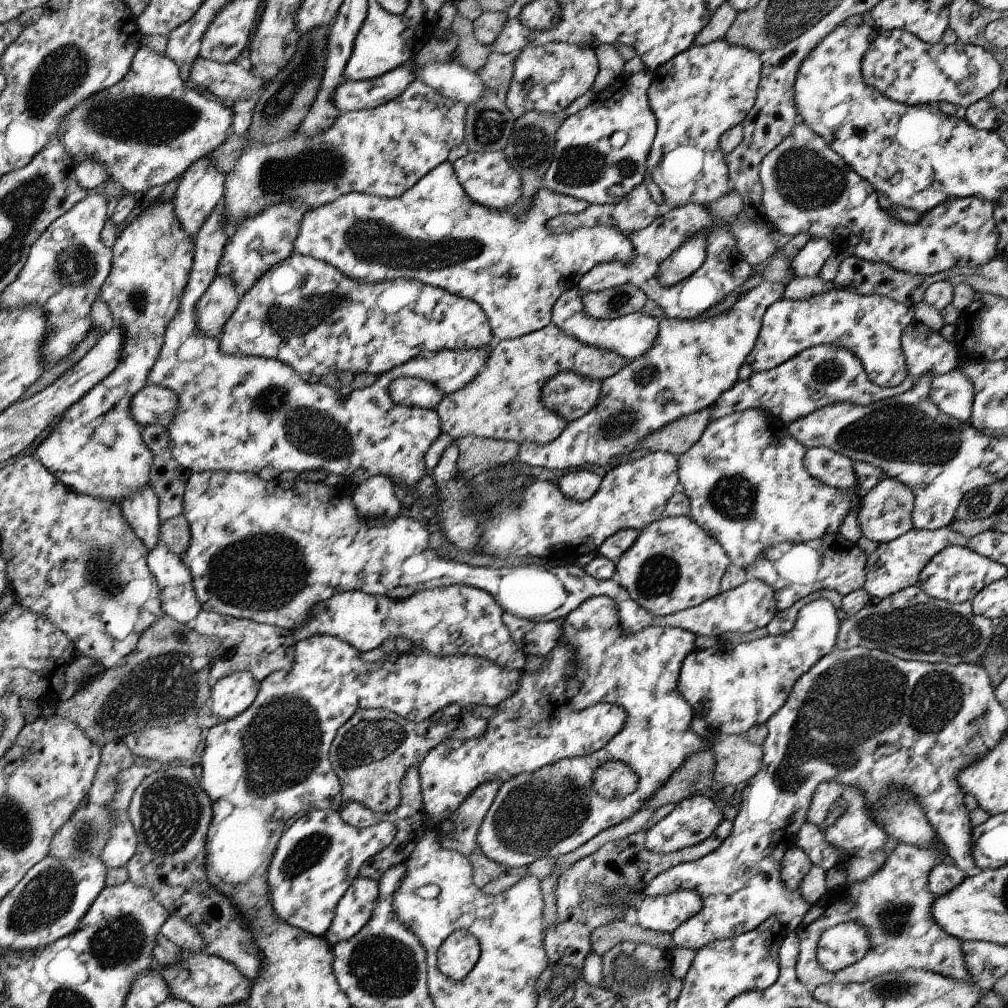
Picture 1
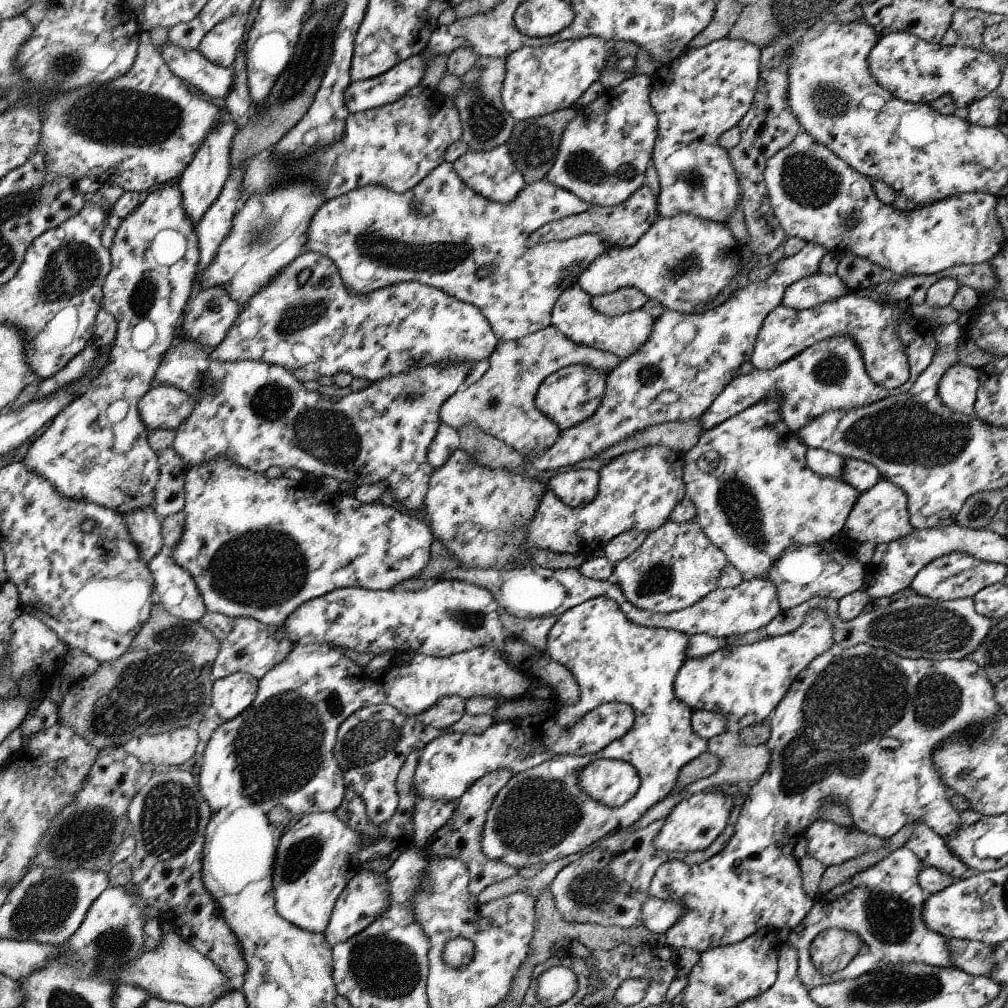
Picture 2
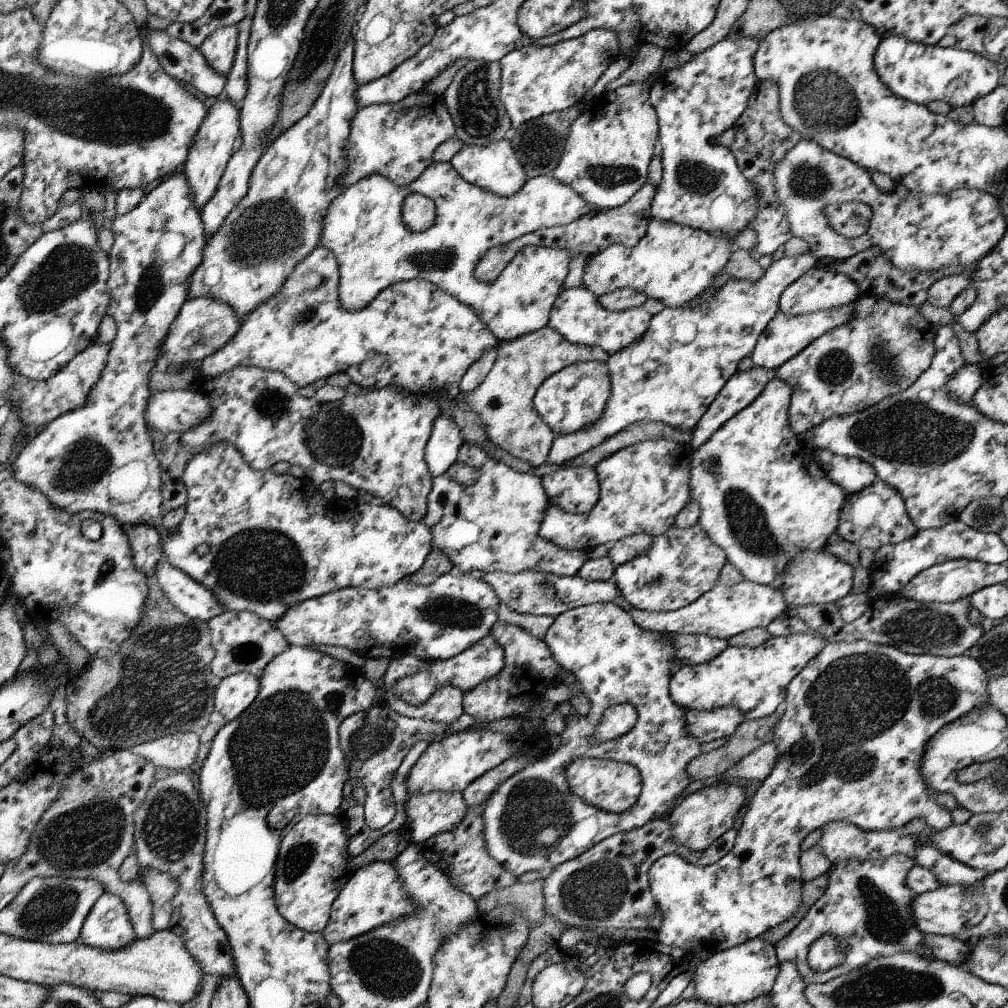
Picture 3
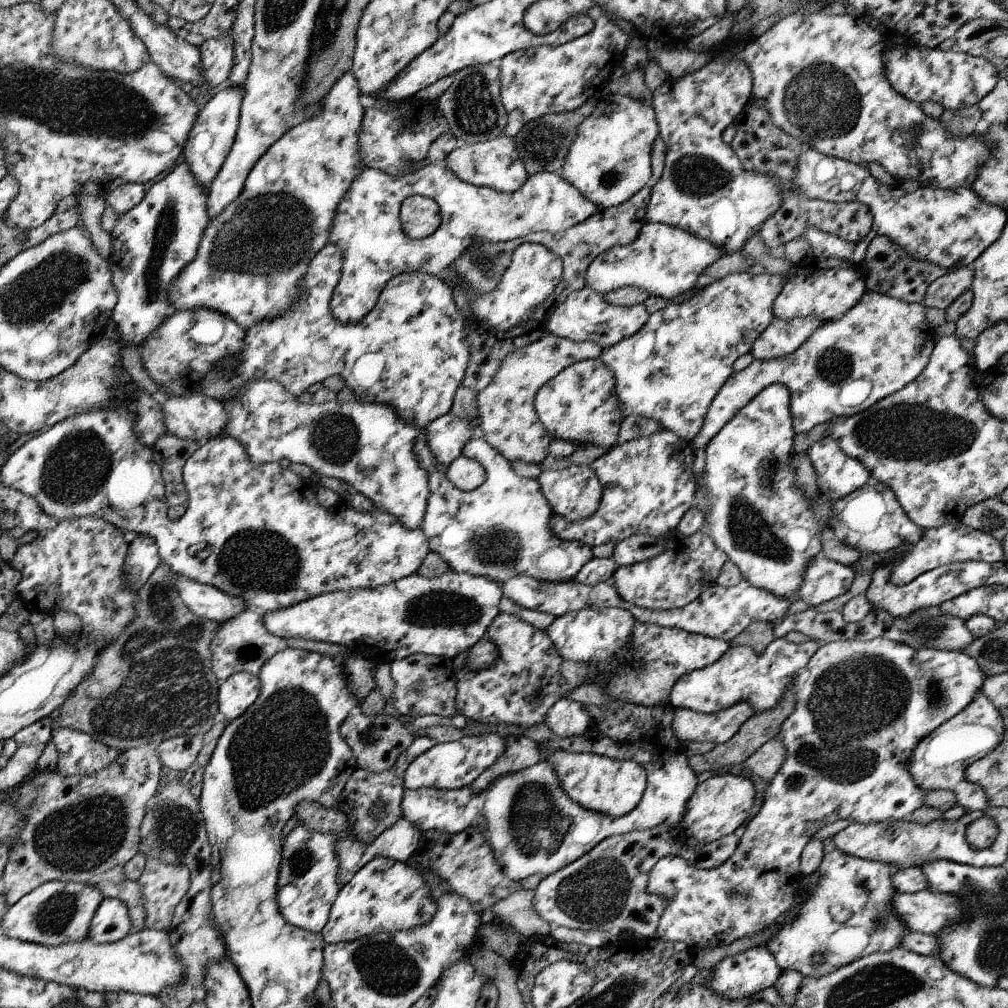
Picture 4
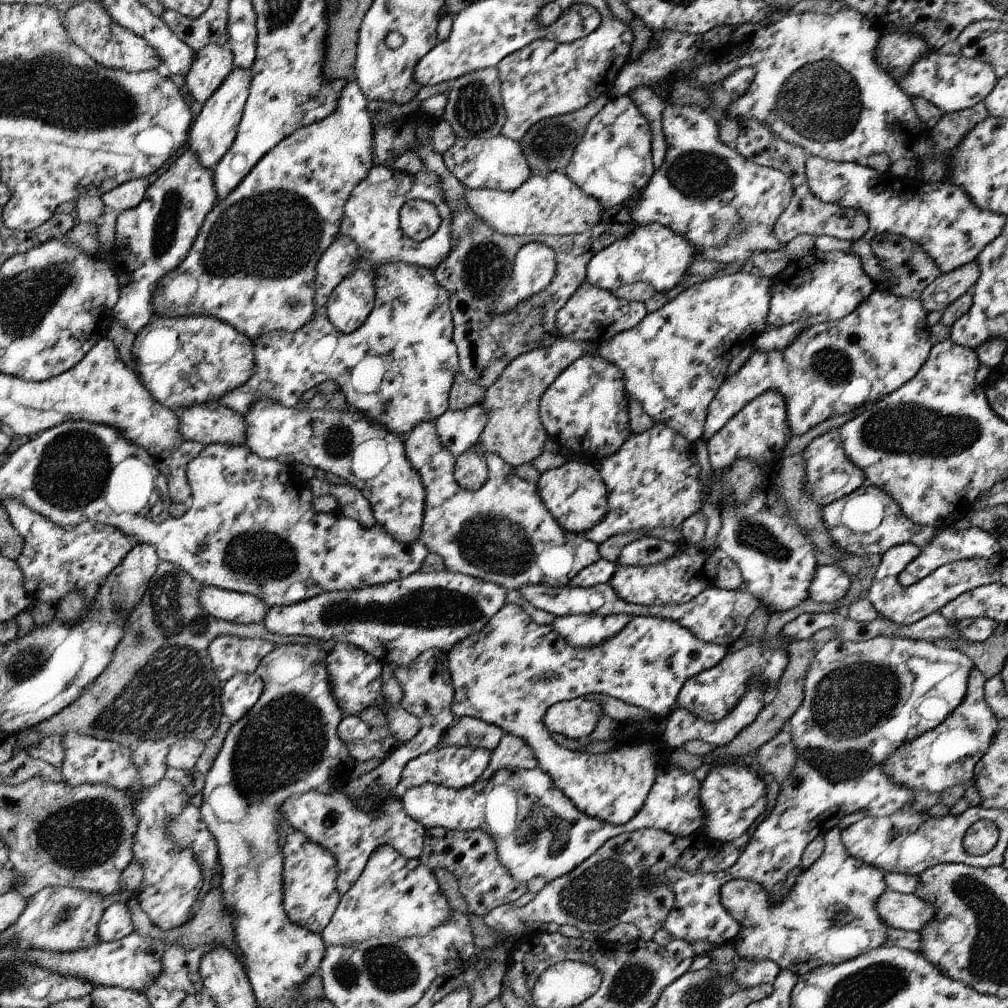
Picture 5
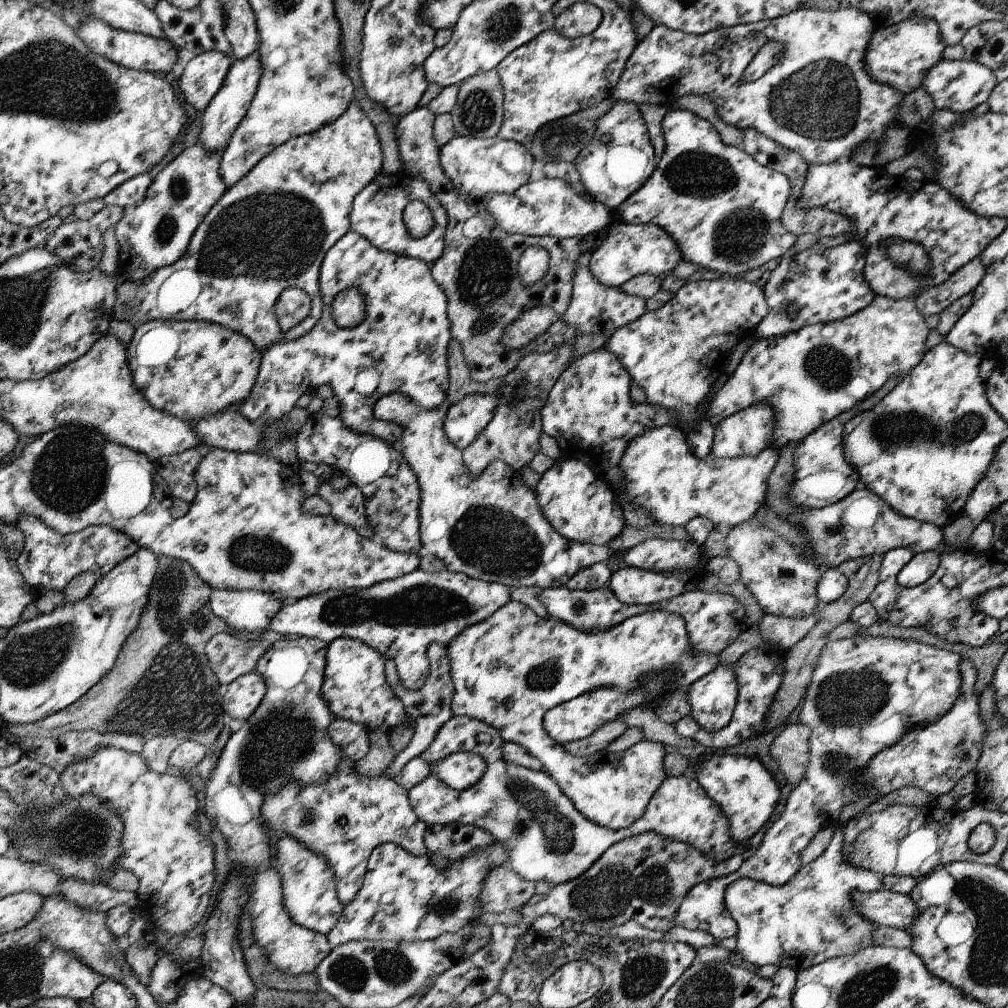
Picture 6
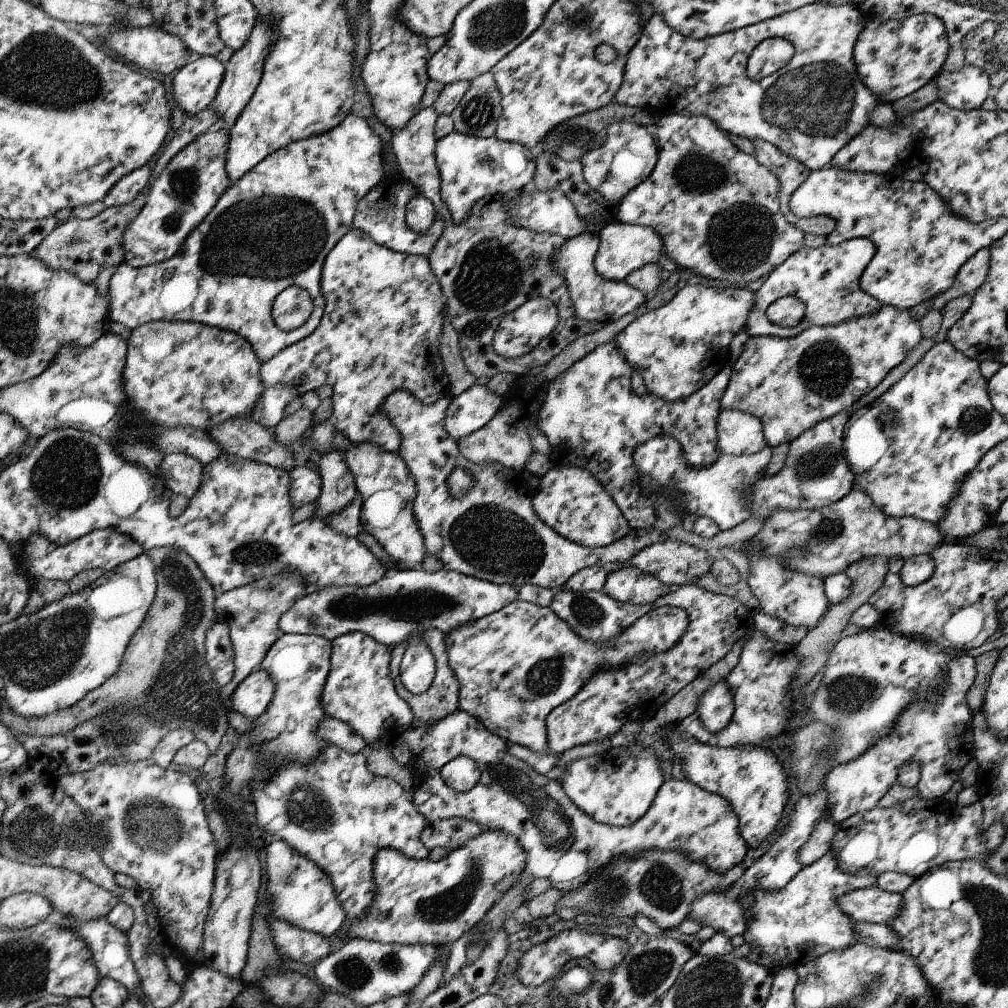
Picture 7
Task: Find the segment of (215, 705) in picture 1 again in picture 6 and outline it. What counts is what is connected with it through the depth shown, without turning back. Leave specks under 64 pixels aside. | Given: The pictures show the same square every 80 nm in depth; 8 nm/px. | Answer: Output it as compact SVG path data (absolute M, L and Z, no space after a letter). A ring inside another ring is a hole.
M252 670L223 687L224 709L238 720L250 719L267 694L266 678Z

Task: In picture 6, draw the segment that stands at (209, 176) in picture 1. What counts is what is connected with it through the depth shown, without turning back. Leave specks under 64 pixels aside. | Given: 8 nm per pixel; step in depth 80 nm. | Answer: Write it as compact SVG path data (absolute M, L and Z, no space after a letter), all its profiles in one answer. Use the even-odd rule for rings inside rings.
M259 50L254 51L249 57L243 59L234 58L232 68L230 68L223 86L219 88L218 94L211 100L210 106L203 110L201 124L203 128L199 132L199 141L209 151L224 150L230 142L230 138L239 124L246 118L251 100L258 90L259 80L263 76L263 65L259 59Z

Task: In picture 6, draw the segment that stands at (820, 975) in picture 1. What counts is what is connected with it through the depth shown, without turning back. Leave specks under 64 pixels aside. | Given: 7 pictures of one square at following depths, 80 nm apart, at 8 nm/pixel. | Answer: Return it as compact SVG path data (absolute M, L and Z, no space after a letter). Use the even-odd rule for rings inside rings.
M836 826L828 848L825 848L815 861L802 865L792 880L786 884L775 887L747 878L738 879L731 884L725 892L725 905L739 925L736 950L738 950L738 959L742 963L754 968L776 965L800 971L831 958L855 953L873 944L875 924L855 910L851 897L858 892L863 894L882 889L883 875L868 869L859 869L841 860L842 852L843 832L842 828Z

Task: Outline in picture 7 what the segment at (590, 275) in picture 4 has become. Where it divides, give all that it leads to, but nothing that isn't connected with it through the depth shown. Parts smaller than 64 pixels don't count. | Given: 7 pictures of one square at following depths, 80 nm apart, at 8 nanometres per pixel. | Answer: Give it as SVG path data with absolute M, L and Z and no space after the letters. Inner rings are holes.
M618 222L604 227L597 233L600 243L598 254L595 256L595 268L608 280L626 280L637 268L648 263L658 263L658 258L664 253L663 240L650 227Z

